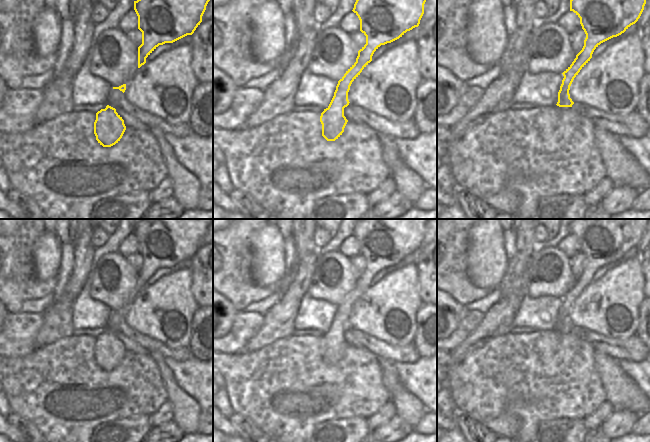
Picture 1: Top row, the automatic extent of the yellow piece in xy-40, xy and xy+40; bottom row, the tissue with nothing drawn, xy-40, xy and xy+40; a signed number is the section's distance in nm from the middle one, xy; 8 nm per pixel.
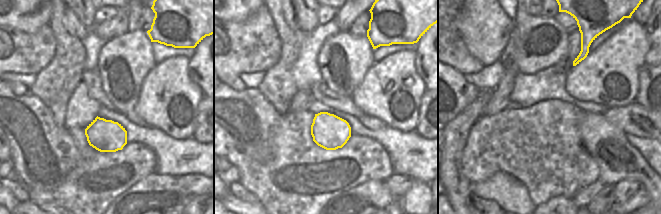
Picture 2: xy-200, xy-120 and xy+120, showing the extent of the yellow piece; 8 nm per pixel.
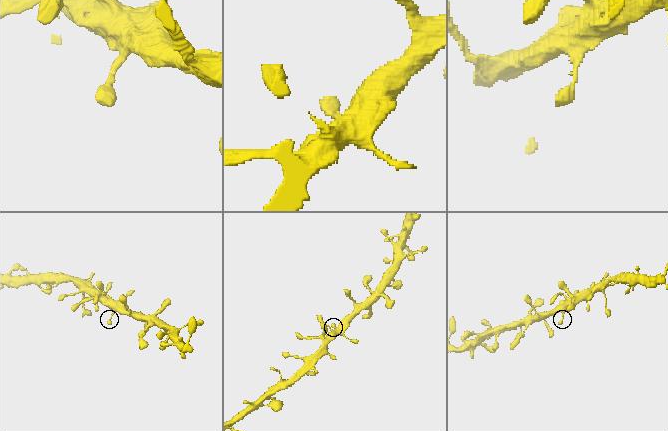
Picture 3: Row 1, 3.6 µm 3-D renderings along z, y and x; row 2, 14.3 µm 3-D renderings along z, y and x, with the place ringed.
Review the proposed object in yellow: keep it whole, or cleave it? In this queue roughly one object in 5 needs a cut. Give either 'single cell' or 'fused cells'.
single cell

